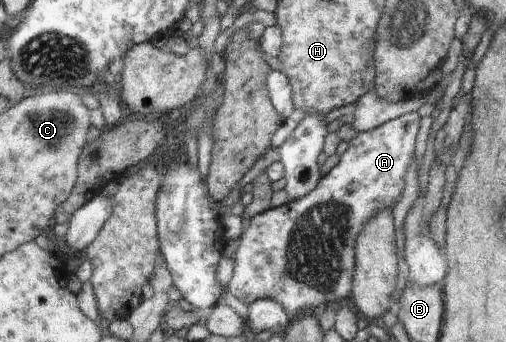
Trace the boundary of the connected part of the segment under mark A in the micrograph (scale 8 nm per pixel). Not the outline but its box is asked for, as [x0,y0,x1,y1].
[226,112,421,317]

